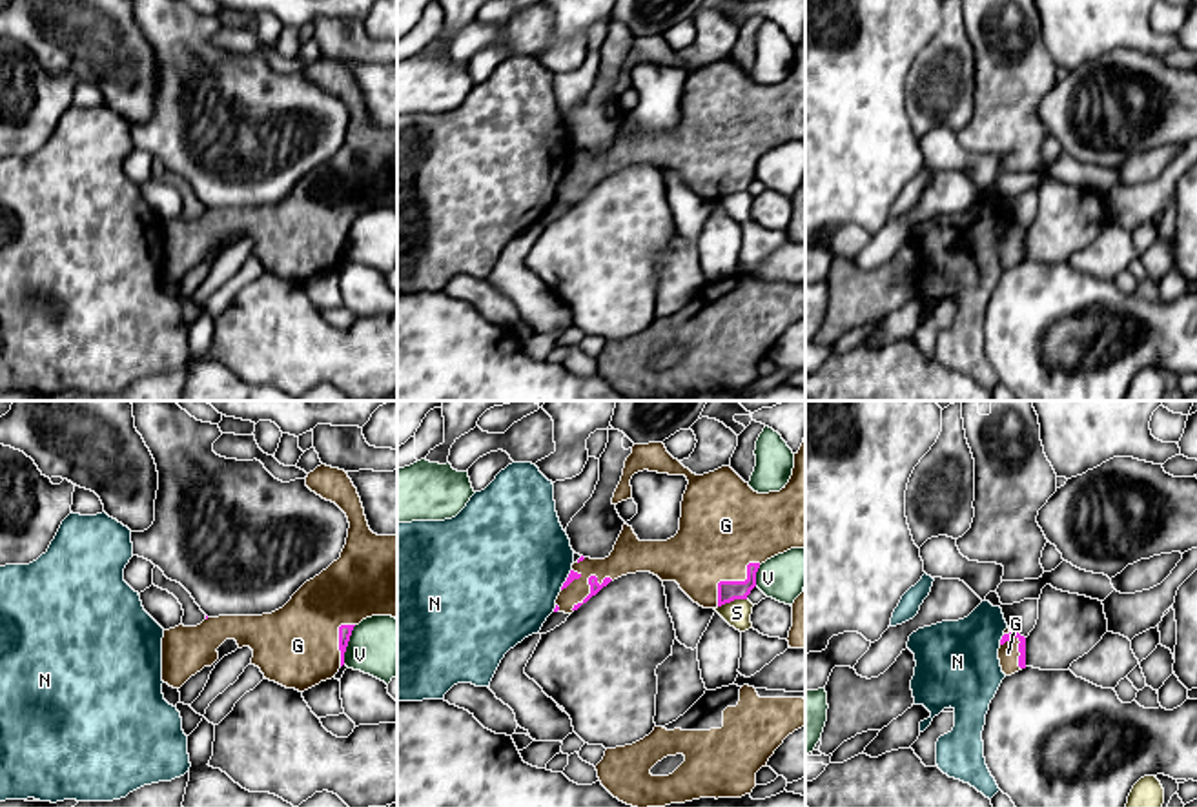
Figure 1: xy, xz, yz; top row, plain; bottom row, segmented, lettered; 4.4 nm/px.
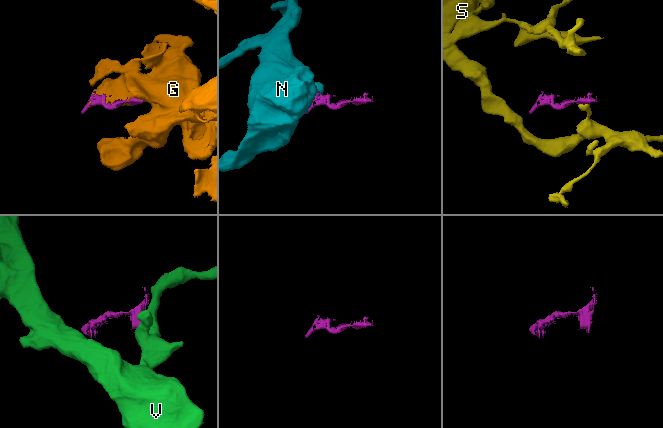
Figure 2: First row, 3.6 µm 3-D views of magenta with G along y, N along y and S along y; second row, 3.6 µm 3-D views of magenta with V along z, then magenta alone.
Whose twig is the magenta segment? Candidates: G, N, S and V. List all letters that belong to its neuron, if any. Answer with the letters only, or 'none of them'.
G

